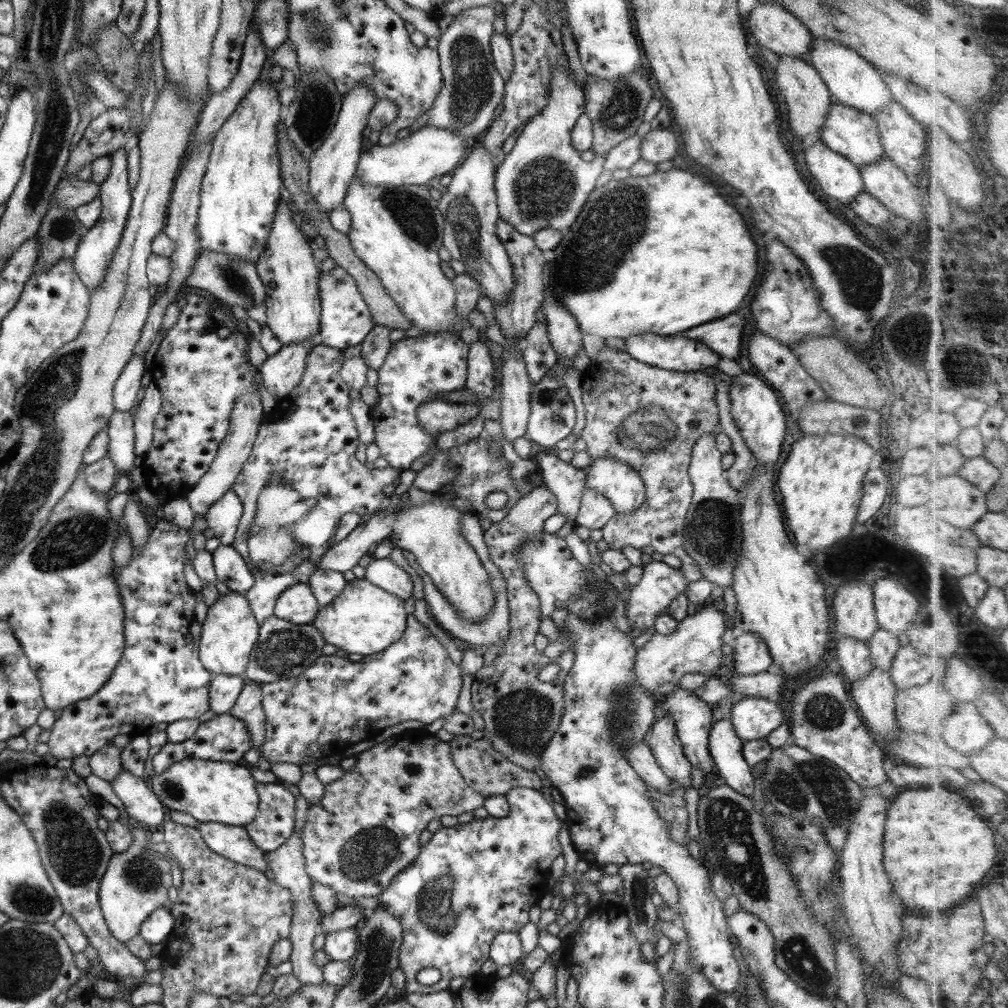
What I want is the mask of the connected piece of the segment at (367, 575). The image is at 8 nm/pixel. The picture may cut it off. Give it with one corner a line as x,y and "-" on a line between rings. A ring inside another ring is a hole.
373,558
364,568
363,580
403,601
412,596
409,575
390,558

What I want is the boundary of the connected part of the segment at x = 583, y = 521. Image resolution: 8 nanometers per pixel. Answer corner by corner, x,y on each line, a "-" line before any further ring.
585,486
579,510
574,519
575,525
587,531
600,530
615,514
607,498

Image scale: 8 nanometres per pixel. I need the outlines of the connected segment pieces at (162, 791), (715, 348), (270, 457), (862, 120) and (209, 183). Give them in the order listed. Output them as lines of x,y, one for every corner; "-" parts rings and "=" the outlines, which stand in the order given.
189,757
173,762
157,776
149,778
149,788
166,810
189,814
198,822
219,822
231,826
248,825
257,816
259,798
247,765
215,762
=
727,314
725,318
707,322
703,326
695,326
680,335
695,342
701,342
720,358
731,358
736,361
741,352
743,326
745,326
745,320
741,316
=
321,343
313,346
304,362
304,373
301,375
301,380
293,390
287,394
287,396
277,400
275,405
269,410
268,413
264,413
261,417
261,424
258,426
256,438
253,442
253,449
249,454
247,461
242,465
241,471
235,478
231,491
239,498
242,507
242,516
238,523
233,542
231,546
244,558
244,561
248,565
250,571
252,571
253,585
249,590
242,594
249,604
249,610
253,611
253,617
257,624
261,624
269,615
273,614
275,602
283,590
289,589
289,586
298,583
306,583
309,575
316,569
317,560
325,554
327,548
329,548
329,541
333,537
335,530
337,529
339,520
348,513
356,513
359,517
368,517
375,514
375,510
379,508
381,500
385,497
385,494
381,492
384,486
387,486
395,480
395,477
399,478
401,471
386,467
377,468
374,470
367,470
367,468
354,459
354,454
357,448
358,432
355,428
355,422
352,418
351,412
349,412
349,387
345,384
345,381
337,375
341,365
343,364
343,352
329,346
325,346
=
831,102
829,104
829,112
825,114
825,122
819,135
819,140
829,150
841,154
853,163
853,166
861,168
863,164
875,162
883,155
881,143
879,143
879,134
877,133
877,124
871,115
865,112
859,112
849,106
=
257,79
255,85
241,98
236,110
223,122
213,135
213,144
201,178
199,206
195,222
195,236
199,247
210,252
225,254
232,260
255,262
265,249
265,241
271,230
275,207
283,189
277,156
277,130
281,104
277,99
278,91
269,80

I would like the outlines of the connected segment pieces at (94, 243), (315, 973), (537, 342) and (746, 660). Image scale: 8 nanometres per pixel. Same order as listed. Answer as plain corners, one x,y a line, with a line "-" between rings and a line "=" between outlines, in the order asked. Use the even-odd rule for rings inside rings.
119,147
119,149
113,150
112,153
106,154
106,156
109,156
111,165
109,165
109,175
99,185
100,215
95,226
89,227
85,234
82,235
71,259
75,274
87,287
88,291
95,289
103,281
105,267
109,265
108,261
114,250
117,249
121,233
123,233
127,222
131,204
131,190
127,182
126,151
127,147
=
293,828
291,836
279,848
276,848
273,852
265,853
265,862
267,862
268,871
273,874
277,885
289,890
289,893
291,893
291,929
288,935
288,940
292,945
288,959
292,967
290,974
295,976
301,985
317,985
323,981
323,978
321,968
316,966
313,961
315,950
312,944
313,938
322,932
319,924
321,912
317,910
317,906
311,898
313,880
306,873
300,834
297,834
=
538,321
522,338
521,352
531,385
537,384
551,367
560,364
557,353
549,344
545,325
=
736,633
732,657
734,671
742,675
766,671
771,664
771,655
757,633

